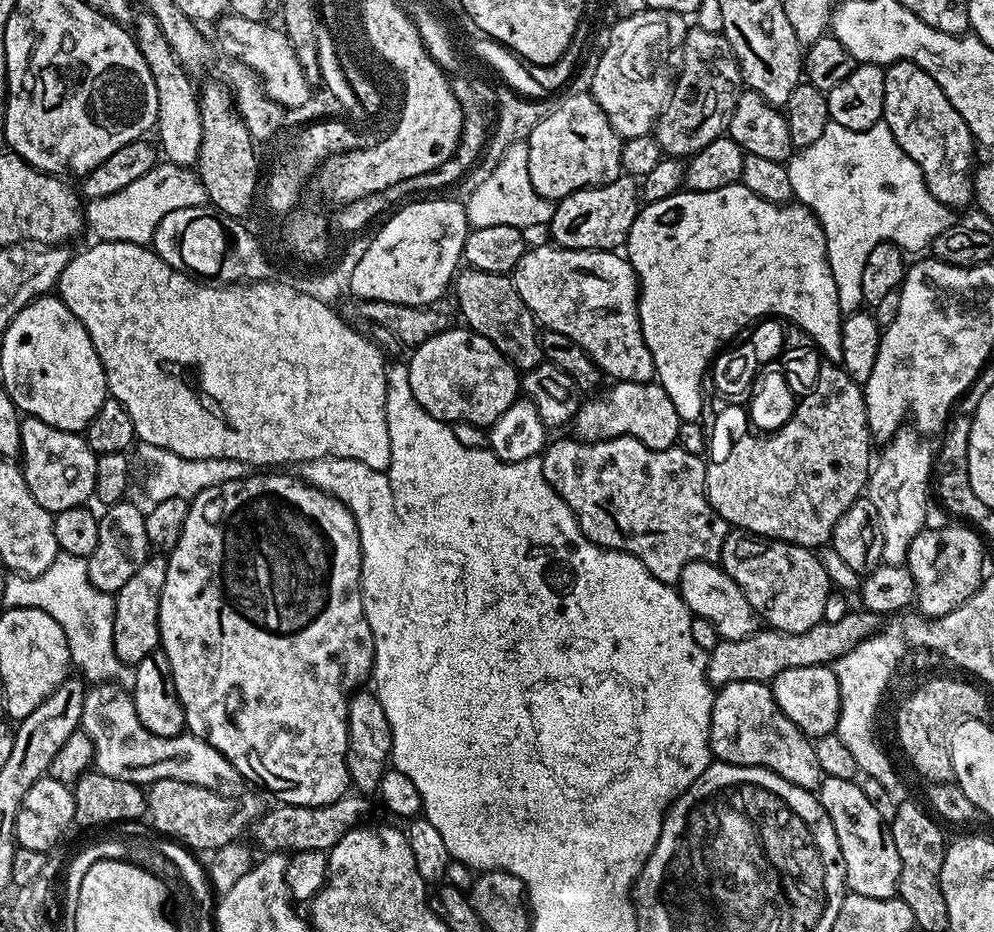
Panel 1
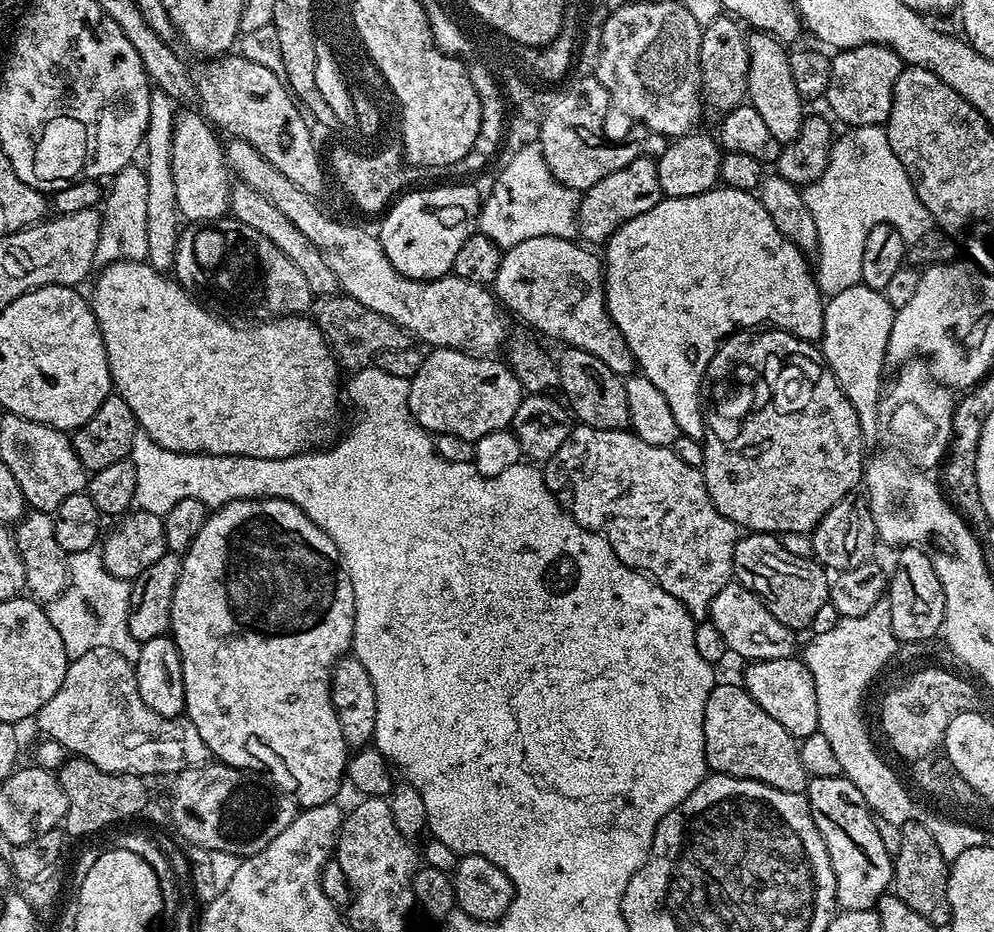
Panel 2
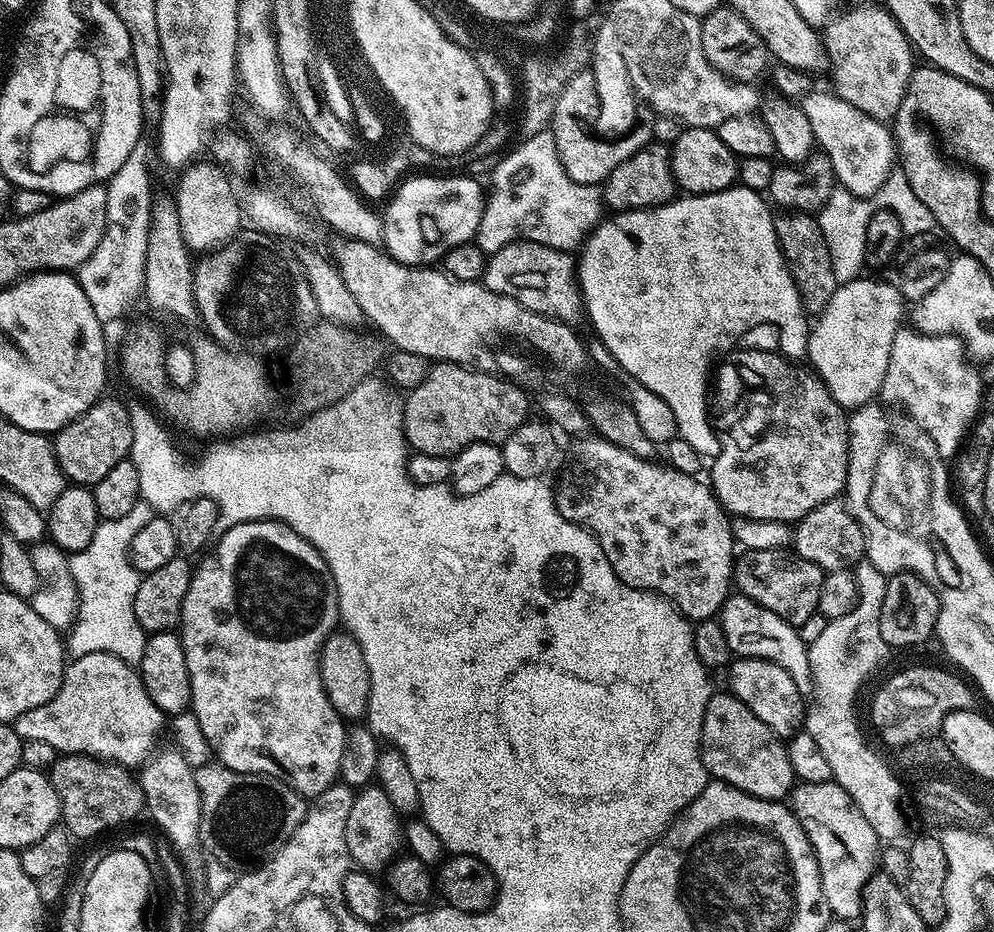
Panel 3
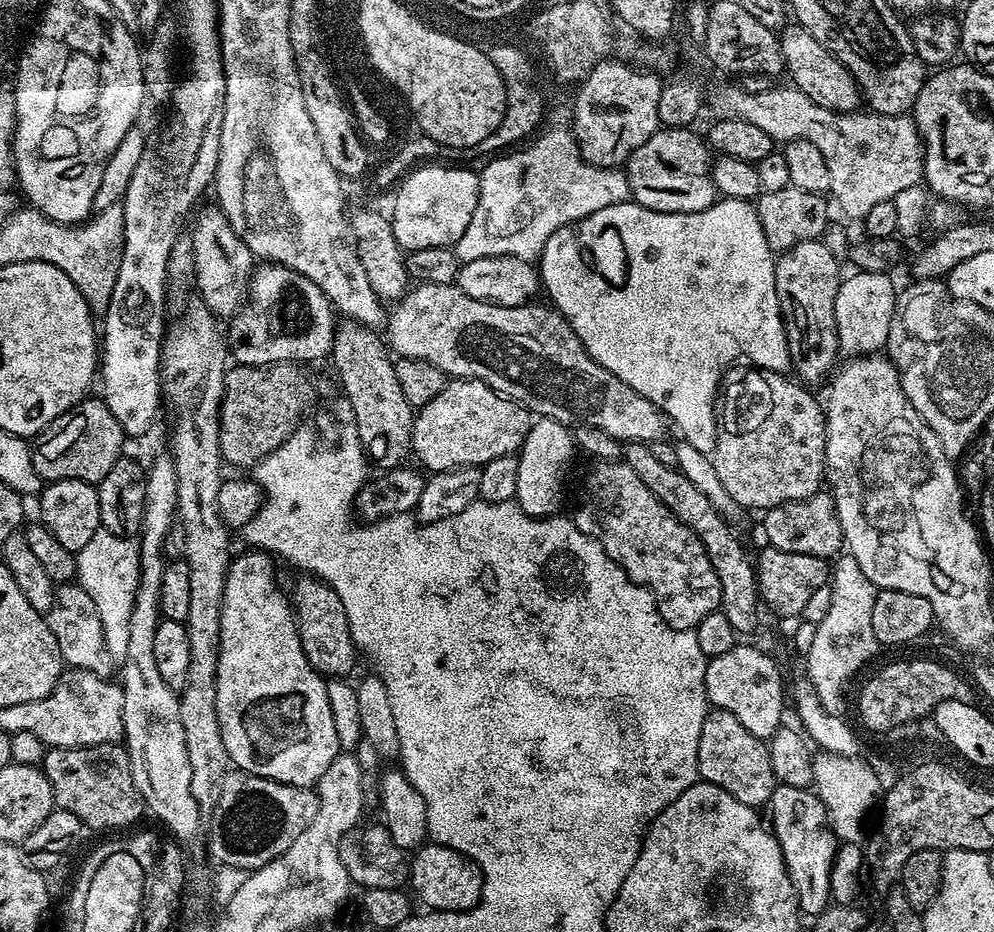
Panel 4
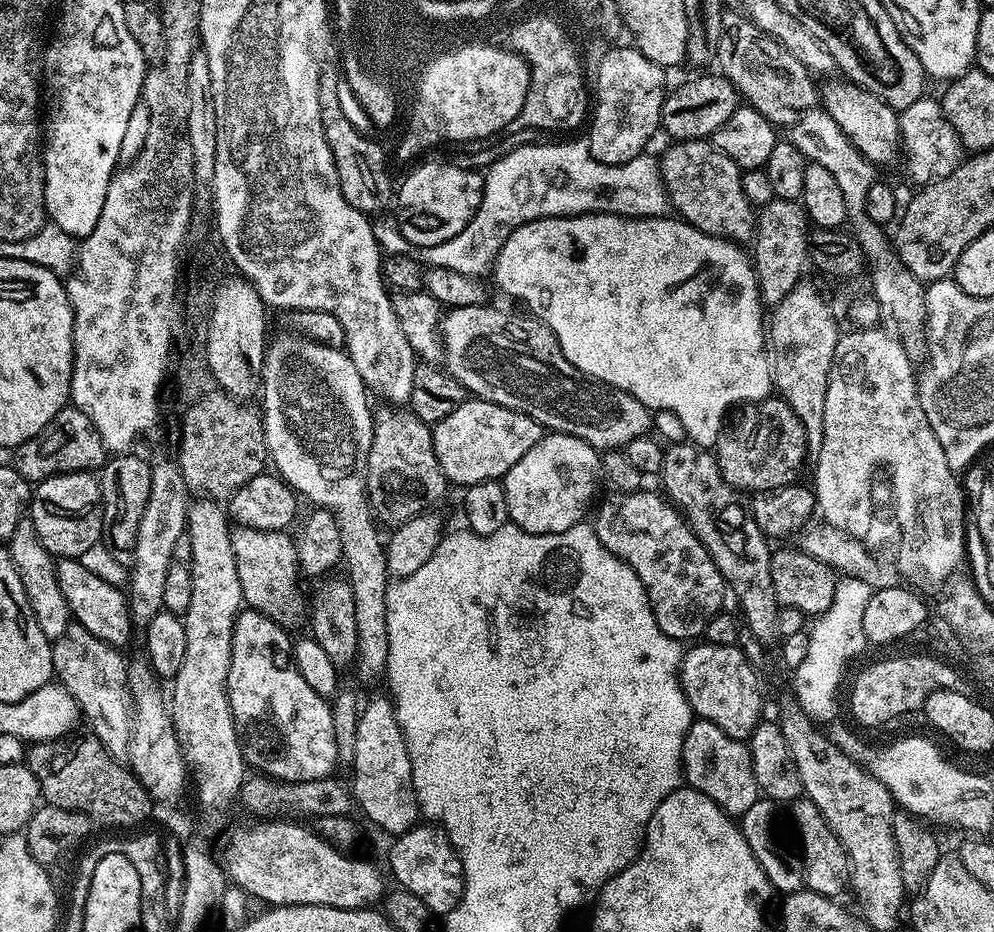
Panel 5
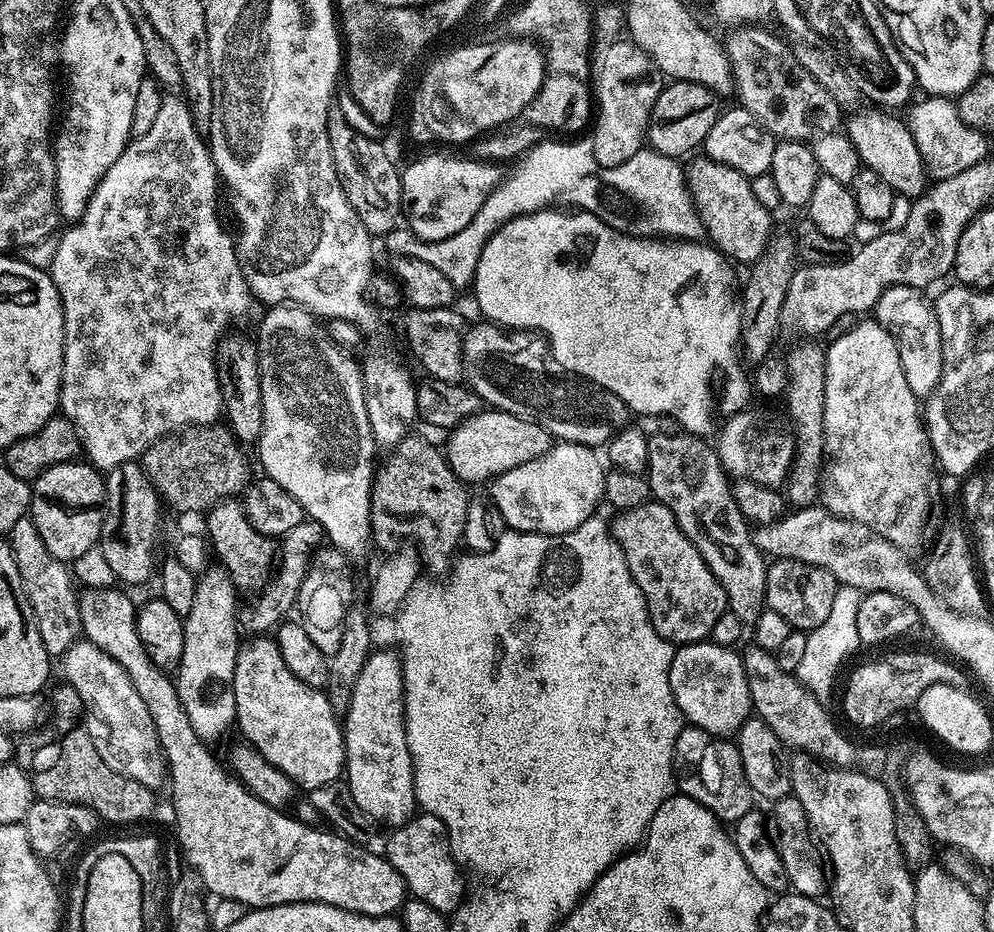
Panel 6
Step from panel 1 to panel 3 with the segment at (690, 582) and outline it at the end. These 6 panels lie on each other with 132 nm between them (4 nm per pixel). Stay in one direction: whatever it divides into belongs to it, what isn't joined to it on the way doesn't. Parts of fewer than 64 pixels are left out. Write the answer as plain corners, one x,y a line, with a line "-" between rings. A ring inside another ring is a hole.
743,594
729,595
719,610
718,619
722,630
726,630
726,642
730,642
730,650
737,657
769,660
782,666
782,670
794,678
794,686
798,686
801,696
808,698
813,695
808,645
802,642
797,625
786,623
774,614
774,610
766,610
766,606

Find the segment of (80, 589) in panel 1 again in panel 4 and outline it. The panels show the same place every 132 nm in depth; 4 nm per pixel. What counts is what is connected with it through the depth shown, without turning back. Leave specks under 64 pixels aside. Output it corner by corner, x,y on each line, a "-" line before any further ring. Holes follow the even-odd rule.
98,531
82,550
75,553
76,580
90,594
94,601
94,610
98,610
98,622
102,622
102,638
104,650
109,657
122,658
126,654
126,646
130,642
130,613
134,610
134,594
138,590
138,578
140,577
140,546
135,539
118,534
110,534
106,531

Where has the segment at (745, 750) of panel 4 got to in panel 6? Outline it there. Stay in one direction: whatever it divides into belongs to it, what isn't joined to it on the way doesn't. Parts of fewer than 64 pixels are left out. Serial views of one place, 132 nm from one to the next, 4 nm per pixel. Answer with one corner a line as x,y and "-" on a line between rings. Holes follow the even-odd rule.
686,726
674,746
672,771
676,774
677,789
706,806
721,822
735,822
742,814
753,811
754,793
746,782
742,758
731,739
713,738
701,728

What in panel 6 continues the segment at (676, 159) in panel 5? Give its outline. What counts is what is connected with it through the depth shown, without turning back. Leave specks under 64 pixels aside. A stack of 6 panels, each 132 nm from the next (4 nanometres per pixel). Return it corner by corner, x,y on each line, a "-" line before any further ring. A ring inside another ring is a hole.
703,154
692,159
686,164
688,193
696,203
707,239
723,252
729,261
737,265
738,263
746,266
754,265
769,251
768,239
772,236
773,213
766,206
762,206
758,198
754,198
749,177
730,166
722,166
718,162
709,160
-
696,158
697,160
692,160

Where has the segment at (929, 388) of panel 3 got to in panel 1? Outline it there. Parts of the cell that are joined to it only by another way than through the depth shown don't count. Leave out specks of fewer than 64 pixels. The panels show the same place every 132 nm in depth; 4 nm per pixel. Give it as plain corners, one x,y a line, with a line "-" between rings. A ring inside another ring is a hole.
902,426
899,431
892,435
891,440
887,441
883,445
884,453
880,456
880,461
871,465
868,473
868,483
866,485
866,499
870,502
874,502
874,510
878,510
878,518
880,519
880,525
882,526
882,561
885,564
903,564
908,563
908,551
910,550
910,542
914,542
914,538
924,527
929,523
928,520
928,492
930,496
930,485
934,480
934,448
927,444
925,437
921,433
917,432
915,427

